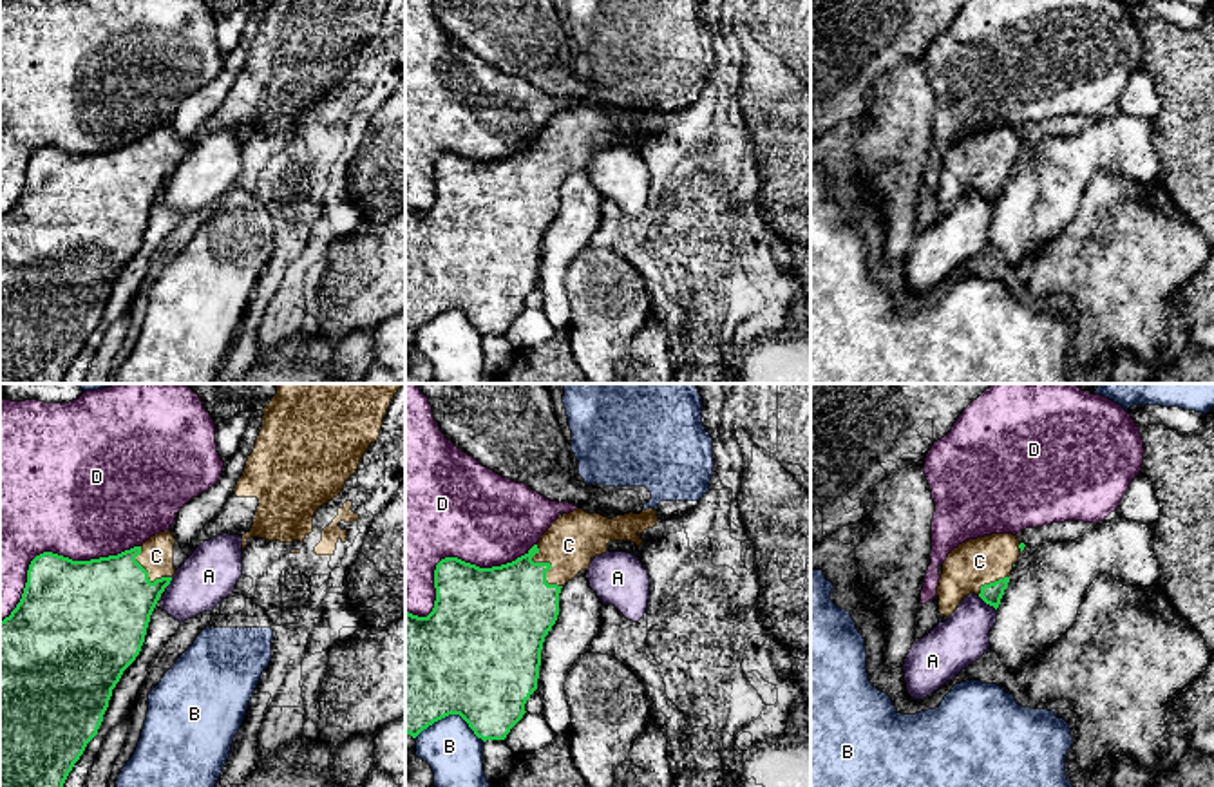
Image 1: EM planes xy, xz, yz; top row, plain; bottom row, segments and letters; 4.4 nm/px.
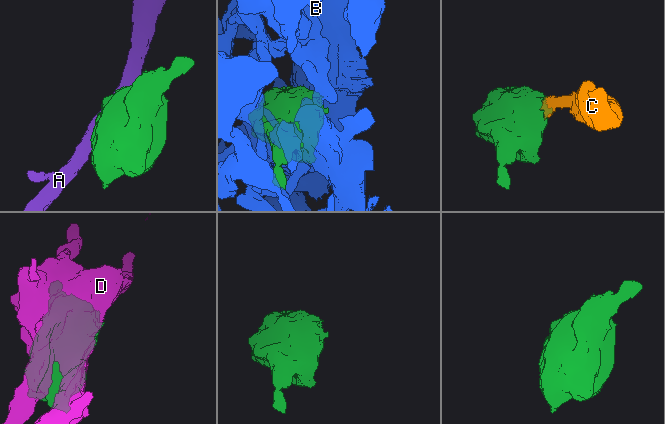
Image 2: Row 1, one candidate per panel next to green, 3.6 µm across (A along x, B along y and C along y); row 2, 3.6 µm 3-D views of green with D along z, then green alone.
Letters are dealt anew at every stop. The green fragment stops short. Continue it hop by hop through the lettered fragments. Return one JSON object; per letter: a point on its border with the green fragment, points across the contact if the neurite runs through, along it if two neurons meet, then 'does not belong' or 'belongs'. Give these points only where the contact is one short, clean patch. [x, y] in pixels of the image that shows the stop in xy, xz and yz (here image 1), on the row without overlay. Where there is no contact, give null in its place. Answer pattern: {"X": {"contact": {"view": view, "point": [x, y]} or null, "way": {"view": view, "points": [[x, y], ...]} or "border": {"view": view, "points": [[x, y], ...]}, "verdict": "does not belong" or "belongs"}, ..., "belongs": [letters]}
{"A": {"contact": {"view": "yz", "point": [986, 198]}, "verdict": "does not belong"}, "B": {"contact": {"view": "xz", "point": [451, 308]}, "verdict": "does not belong"}, "C": {"contact": {"view": "xz", "point": [550, 160]}, "verdict": "belongs"}, "D": {"contact": {"view": "xz", "point": [451, 152]}, "verdict": "does not belong"}, "belongs": ["C"]}

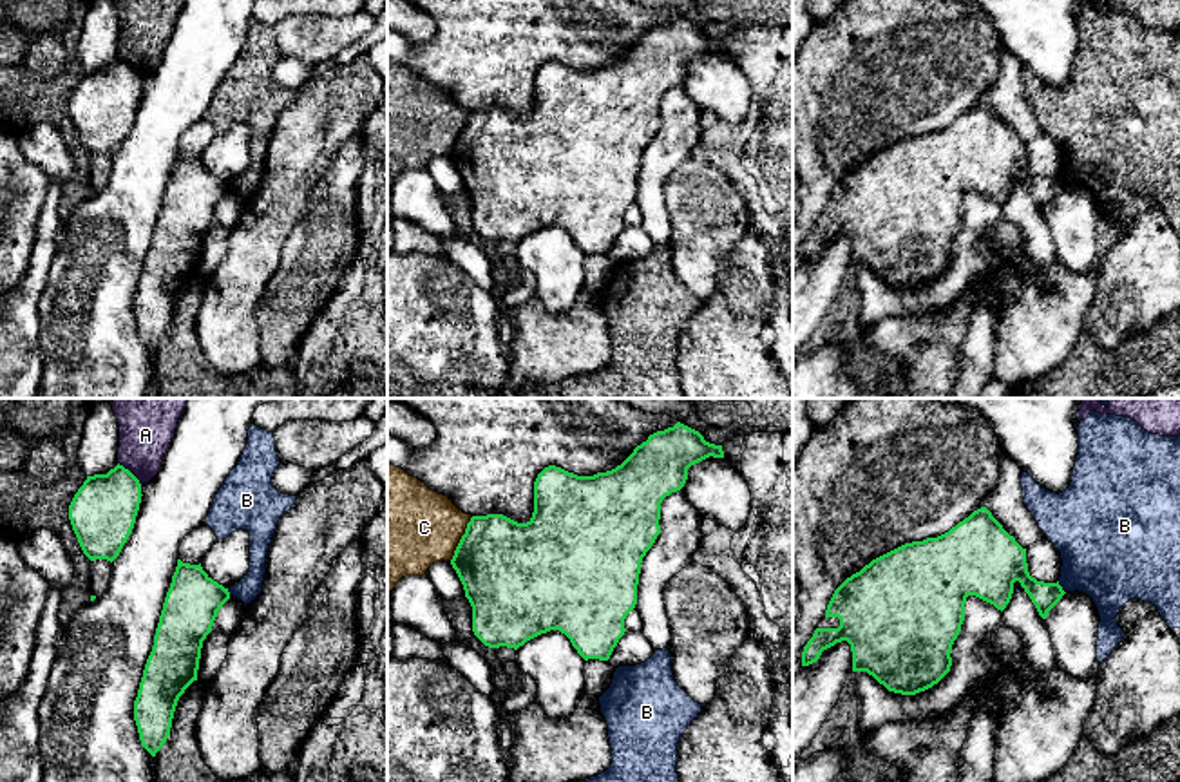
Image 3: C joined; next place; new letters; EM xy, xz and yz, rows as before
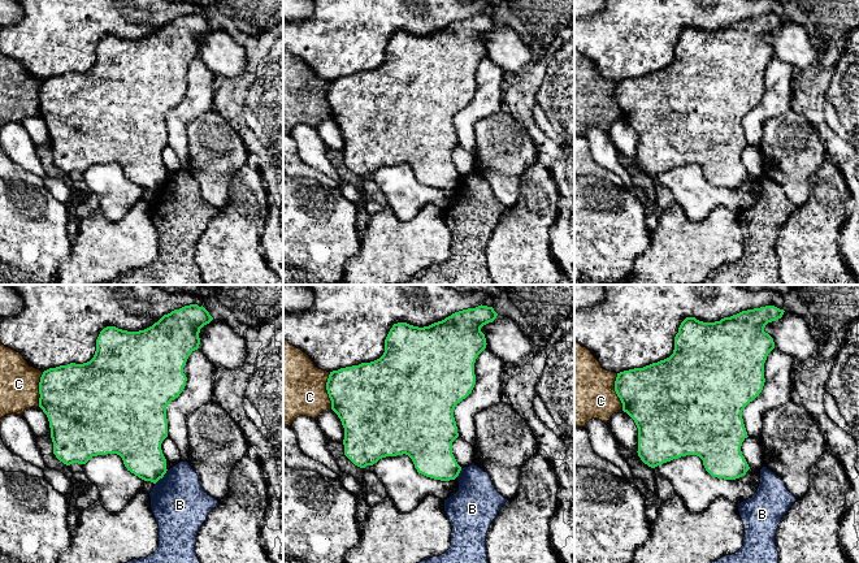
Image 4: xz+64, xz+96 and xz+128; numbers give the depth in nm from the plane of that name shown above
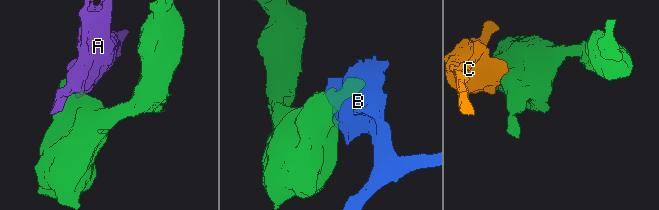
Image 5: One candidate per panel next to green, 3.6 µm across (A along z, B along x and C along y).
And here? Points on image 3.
{"A": {"contact": {"view": "xy", "point": [131, 67]}, "verdict": "does not belong"}, "B": {"contact": {"view": "yz", "point": [1061, 181]}, "border": {"view": "yz", "points": [[1057, 176], [1065, 187]]}, "verdict": "does not belong"}, "C": {"contact": {"view": "xz", "point": [462, 133]}, "verdict": "does not belong"}, "belongs": []}

